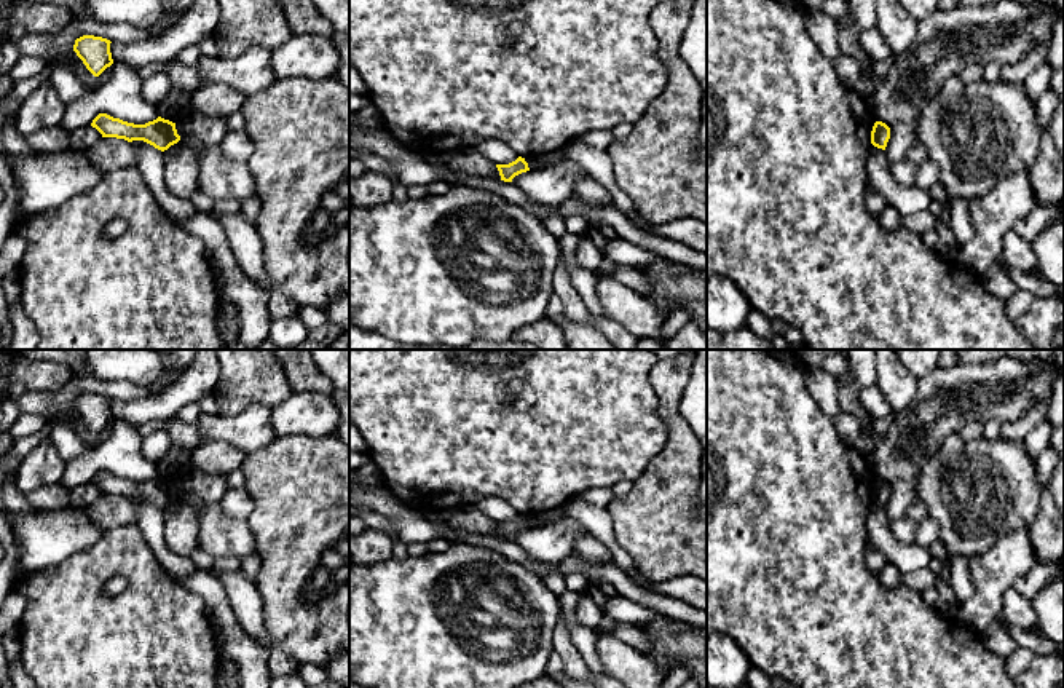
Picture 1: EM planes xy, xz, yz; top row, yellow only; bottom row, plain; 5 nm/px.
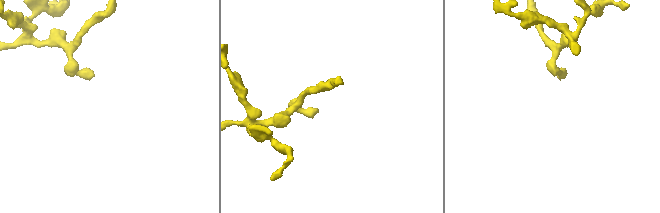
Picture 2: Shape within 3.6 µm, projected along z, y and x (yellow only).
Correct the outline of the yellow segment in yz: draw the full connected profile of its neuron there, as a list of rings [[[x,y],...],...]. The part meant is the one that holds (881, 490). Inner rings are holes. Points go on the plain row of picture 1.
[[[876,479],[871,488],[871,501],[877,506],[885,508],[889,496],[890,485],[882,479]]]

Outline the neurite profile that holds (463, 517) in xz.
[[[456,506],[442,511],[440,516],[458,530],[501,538],[496,522],[482,514],[475,506]]]

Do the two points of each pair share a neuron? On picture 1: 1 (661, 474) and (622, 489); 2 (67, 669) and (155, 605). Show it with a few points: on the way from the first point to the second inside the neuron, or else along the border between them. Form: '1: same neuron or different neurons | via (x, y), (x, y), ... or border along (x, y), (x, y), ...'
1: different neurons | border along (634, 482), (627, 494), (616, 498)
2: same neuron | via (90, 664), (99, 661), (133, 628)

